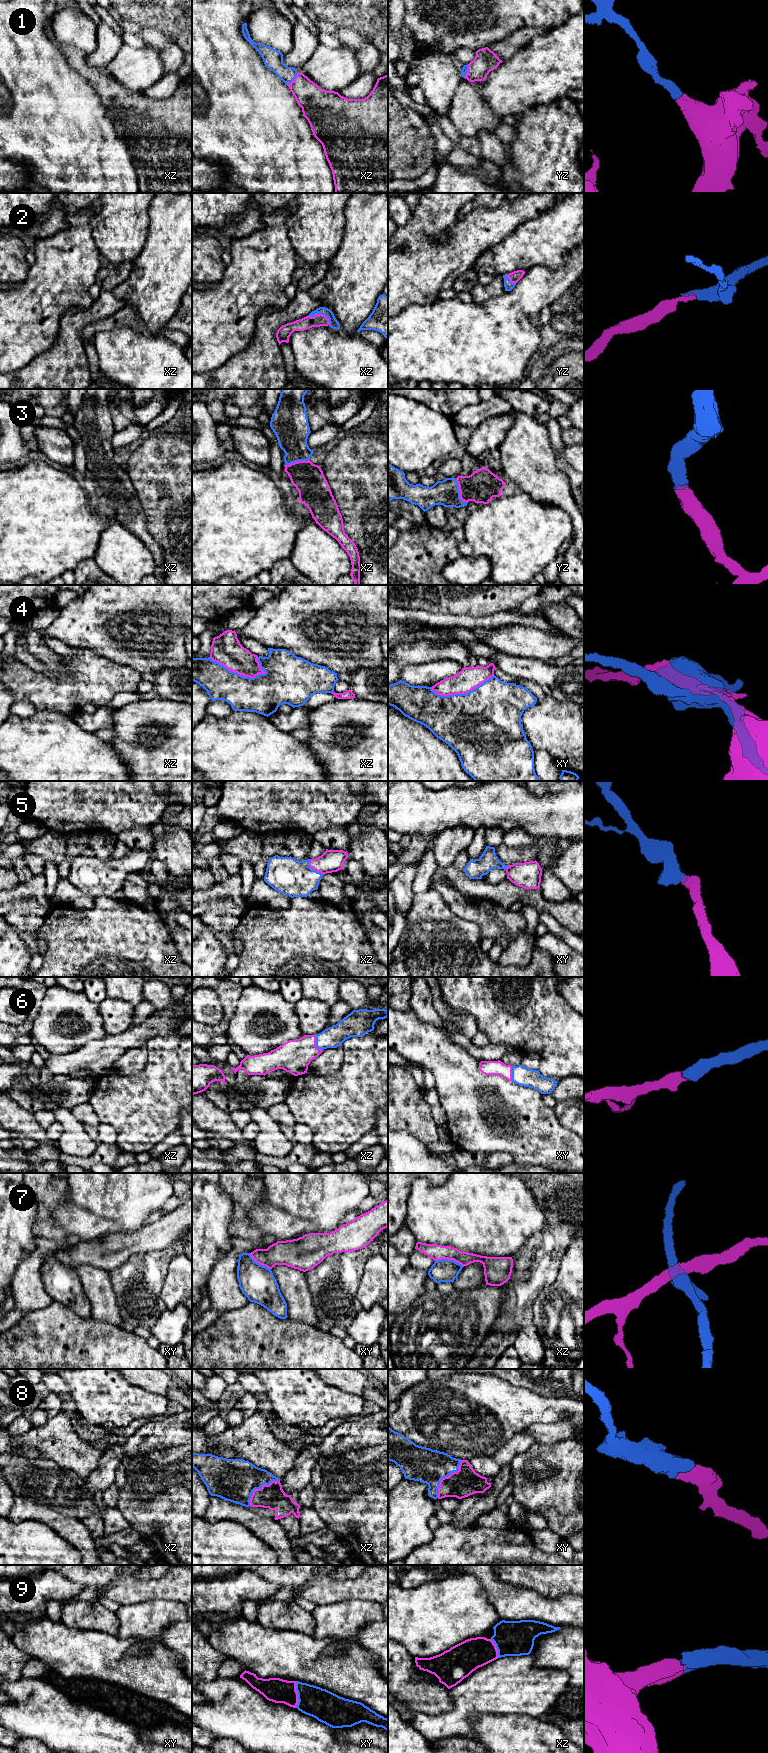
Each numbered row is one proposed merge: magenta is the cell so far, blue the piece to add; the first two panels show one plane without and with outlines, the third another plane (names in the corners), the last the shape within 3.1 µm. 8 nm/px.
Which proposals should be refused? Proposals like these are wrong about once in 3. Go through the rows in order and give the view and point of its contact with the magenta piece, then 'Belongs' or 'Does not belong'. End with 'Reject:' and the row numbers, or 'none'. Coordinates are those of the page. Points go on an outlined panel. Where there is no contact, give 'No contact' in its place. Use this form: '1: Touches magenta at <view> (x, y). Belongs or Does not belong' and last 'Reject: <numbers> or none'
1: Touches magenta at xz (294, 79). Belongs
2: Touches magenta at xz (321, 314). Belongs
3: Touches magenta at yz (460, 492). Belongs
4: Touches magenta at xz (238, 673). Does not belong
5: Touches magenta at xz (313, 869). Belongs
6: Touches magenta at xz (315, 1043). Belongs
7: Touches magenta at xz (449, 1259). Does not belong
8: Touches magenta at xy (445, 1477). Belongs
9: Touches magenta at xy (297, 1694). Belongs
Reject: 4, 7

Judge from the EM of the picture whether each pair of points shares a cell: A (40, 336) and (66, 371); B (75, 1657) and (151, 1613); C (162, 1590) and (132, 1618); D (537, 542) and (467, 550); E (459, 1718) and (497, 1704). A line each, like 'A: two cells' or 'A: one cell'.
A: two cells
B: two cells
C: two cells
D: two cells
E: one cell

